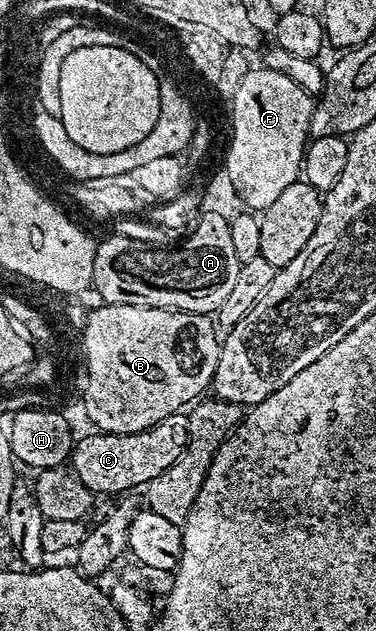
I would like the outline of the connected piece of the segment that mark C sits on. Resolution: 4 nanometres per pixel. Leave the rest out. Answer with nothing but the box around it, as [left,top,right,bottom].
[71,412,189,496]

